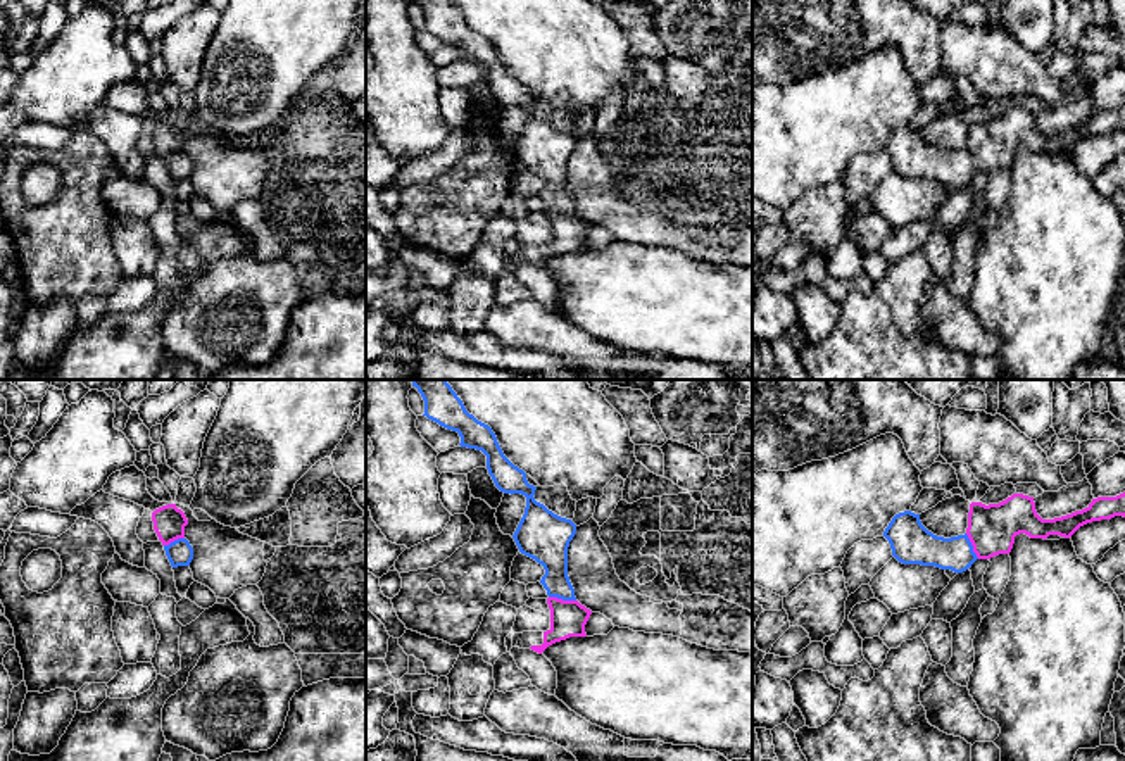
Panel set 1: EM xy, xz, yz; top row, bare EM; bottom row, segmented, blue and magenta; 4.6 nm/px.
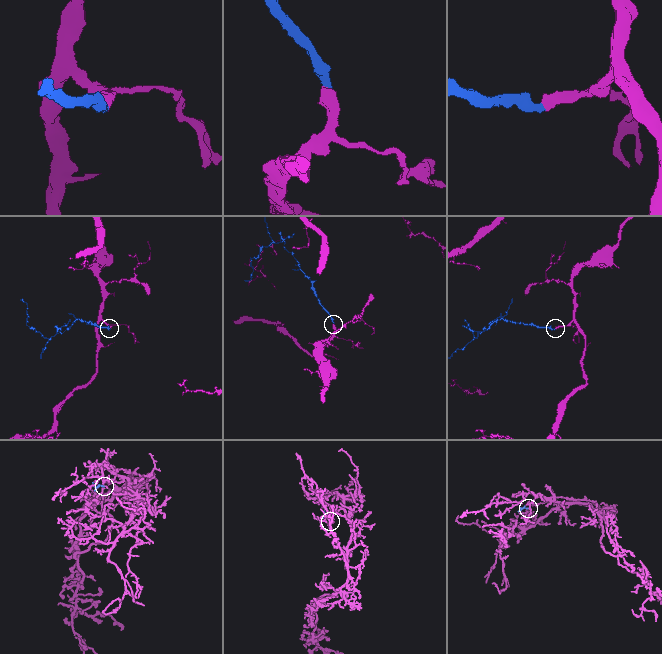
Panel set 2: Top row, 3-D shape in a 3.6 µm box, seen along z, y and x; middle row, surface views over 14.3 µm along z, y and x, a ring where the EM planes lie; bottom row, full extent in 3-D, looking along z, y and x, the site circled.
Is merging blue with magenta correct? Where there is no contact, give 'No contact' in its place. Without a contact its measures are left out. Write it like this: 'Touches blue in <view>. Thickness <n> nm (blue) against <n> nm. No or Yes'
Touches blue in xz. Thickness 180 nm (blue) against 170 nm. Yes

